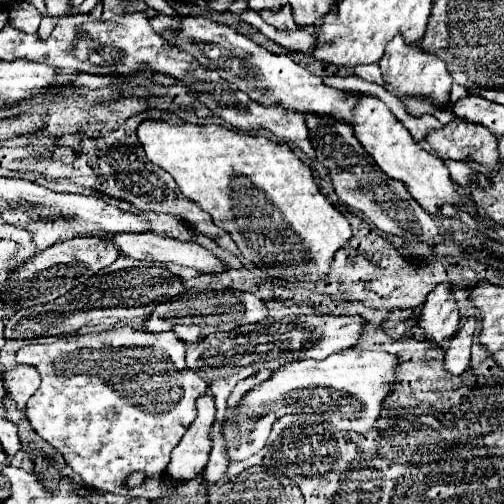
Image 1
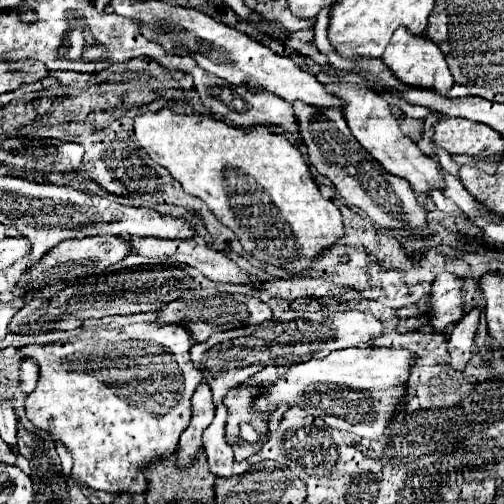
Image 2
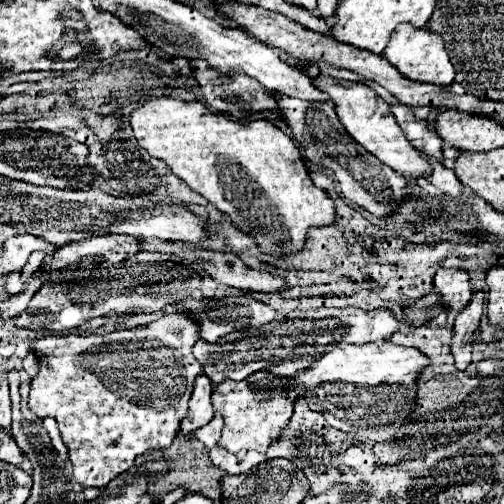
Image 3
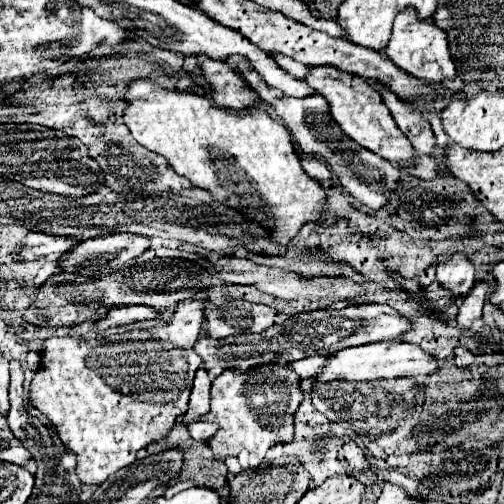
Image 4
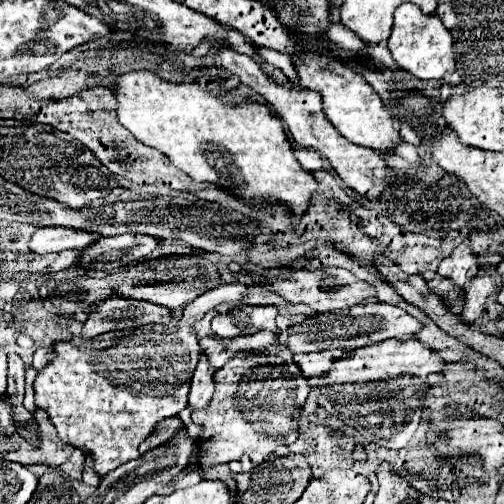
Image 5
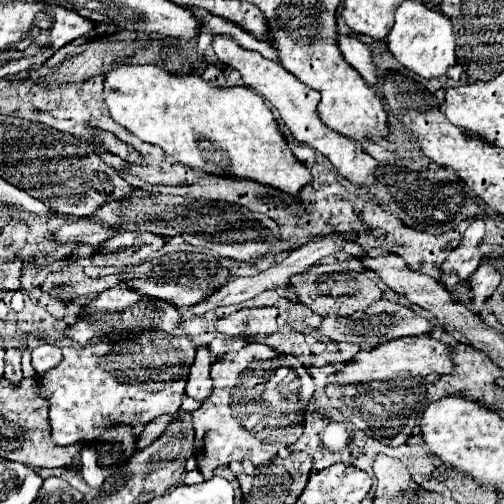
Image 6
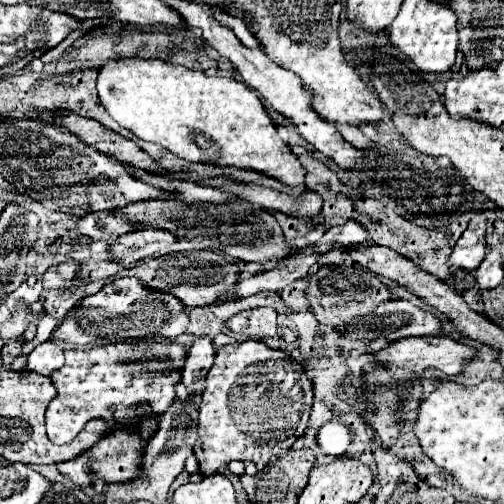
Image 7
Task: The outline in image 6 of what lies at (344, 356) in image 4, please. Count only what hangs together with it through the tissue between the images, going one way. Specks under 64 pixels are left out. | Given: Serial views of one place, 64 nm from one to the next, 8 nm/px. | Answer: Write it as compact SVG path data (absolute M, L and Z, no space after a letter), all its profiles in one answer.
M416 336L416 338L400 338L400 340L390 340L384 344L374 346L372 350L364 352L360 350L348 364L350 374L354 374L362 384L384 384L386 378L394 378L394 376L416 374L416 376L426 376L430 372L438 372L438 374L446 374L452 372L452 354L450 350L430 338L430 336Z

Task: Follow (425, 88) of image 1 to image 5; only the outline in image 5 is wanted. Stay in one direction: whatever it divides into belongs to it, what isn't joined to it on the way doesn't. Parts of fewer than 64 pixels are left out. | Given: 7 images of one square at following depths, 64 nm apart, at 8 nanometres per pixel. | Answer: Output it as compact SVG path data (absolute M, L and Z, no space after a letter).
M402 4L394 12L394 28L388 40L388 50L396 64L422 80L440 80L446 72L454 72L452 36L438 16L424 16L414 4Z

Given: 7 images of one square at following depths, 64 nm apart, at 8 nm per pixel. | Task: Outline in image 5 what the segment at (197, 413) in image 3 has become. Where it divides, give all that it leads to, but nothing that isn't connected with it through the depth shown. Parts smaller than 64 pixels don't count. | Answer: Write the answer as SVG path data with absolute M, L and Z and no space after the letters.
M200 356L200 364L196 366L196 372L192 376L192 384L190 384L190 396L188 396L188 404L192 410L202 410L210 404L214 394L214 382L212 382L212 374L210 374L210 364L206 360L206 356Z

